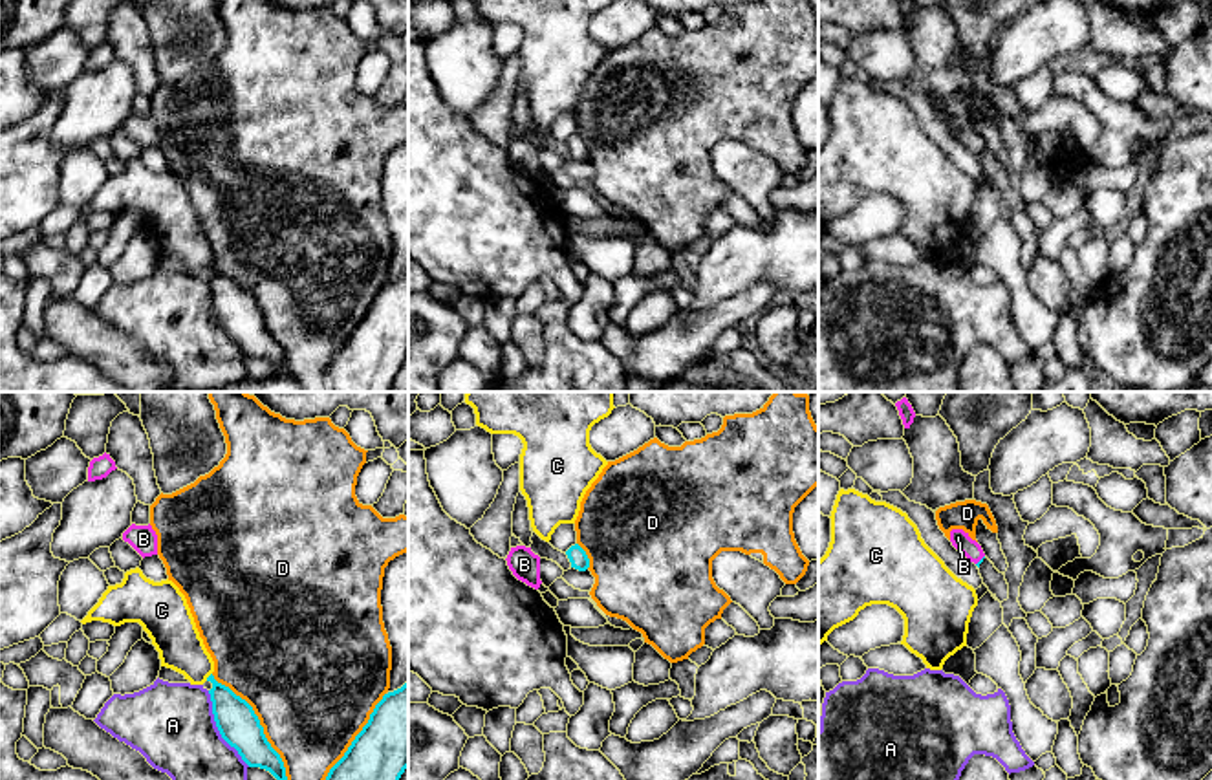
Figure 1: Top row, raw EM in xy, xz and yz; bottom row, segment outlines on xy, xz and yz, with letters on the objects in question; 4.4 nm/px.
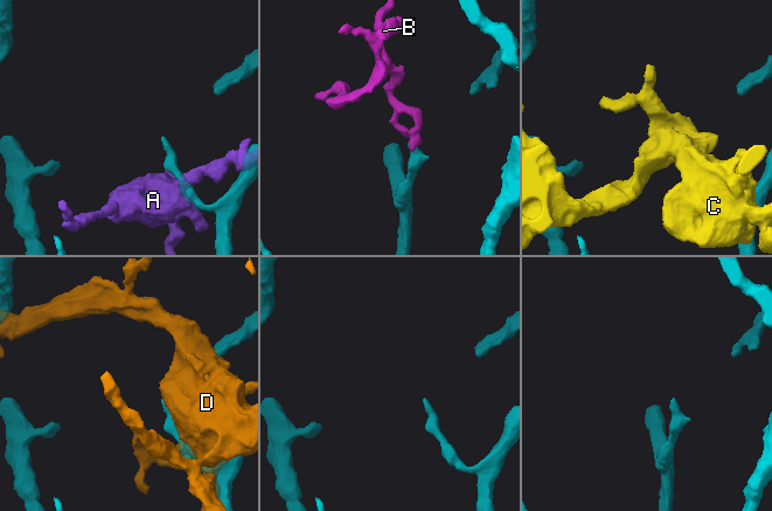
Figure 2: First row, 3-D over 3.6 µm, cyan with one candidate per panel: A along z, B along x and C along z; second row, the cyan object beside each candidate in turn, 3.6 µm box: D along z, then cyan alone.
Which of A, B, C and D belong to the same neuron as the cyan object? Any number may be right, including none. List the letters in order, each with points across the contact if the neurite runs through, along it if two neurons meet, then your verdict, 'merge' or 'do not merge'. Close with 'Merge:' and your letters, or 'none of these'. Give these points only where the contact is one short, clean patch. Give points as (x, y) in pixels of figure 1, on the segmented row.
A: do not merge
B: runs through yz (984, 557), (980, 561), (958, 537); merge
C: do not merge
D: do not merge
Merge: B

